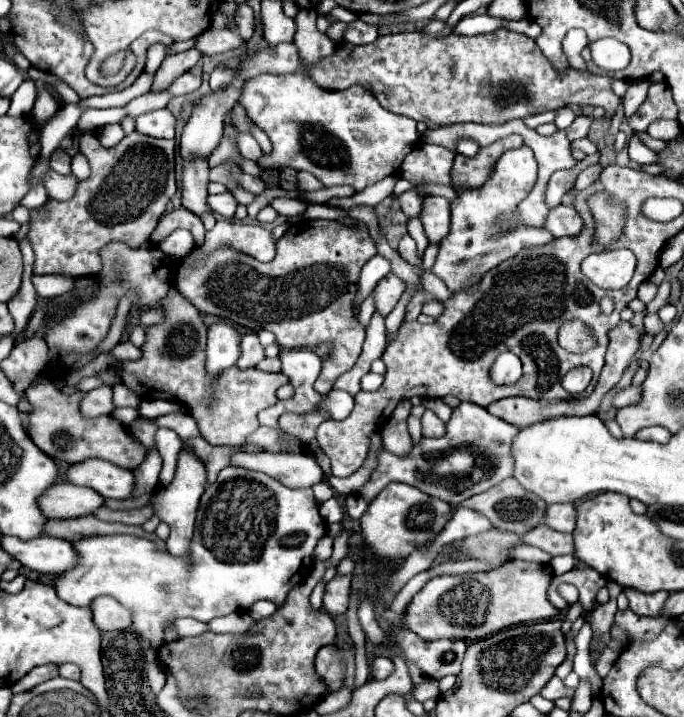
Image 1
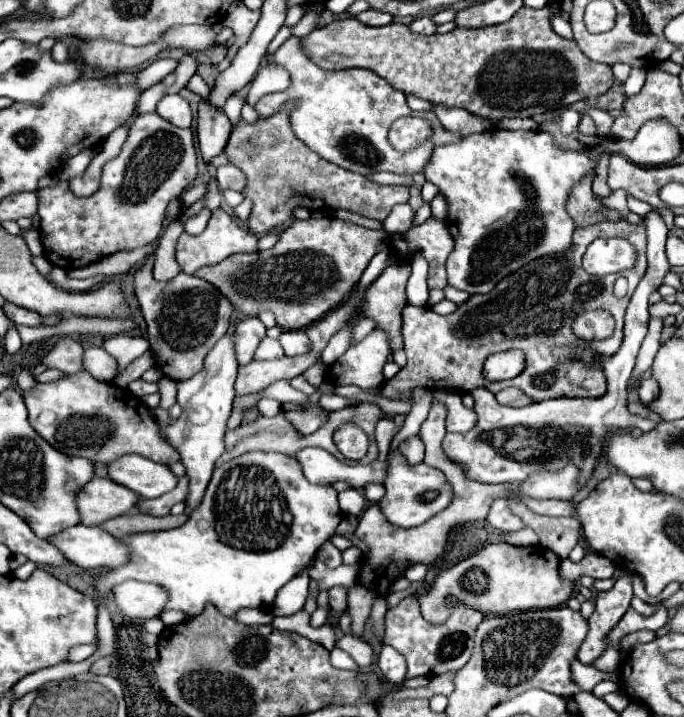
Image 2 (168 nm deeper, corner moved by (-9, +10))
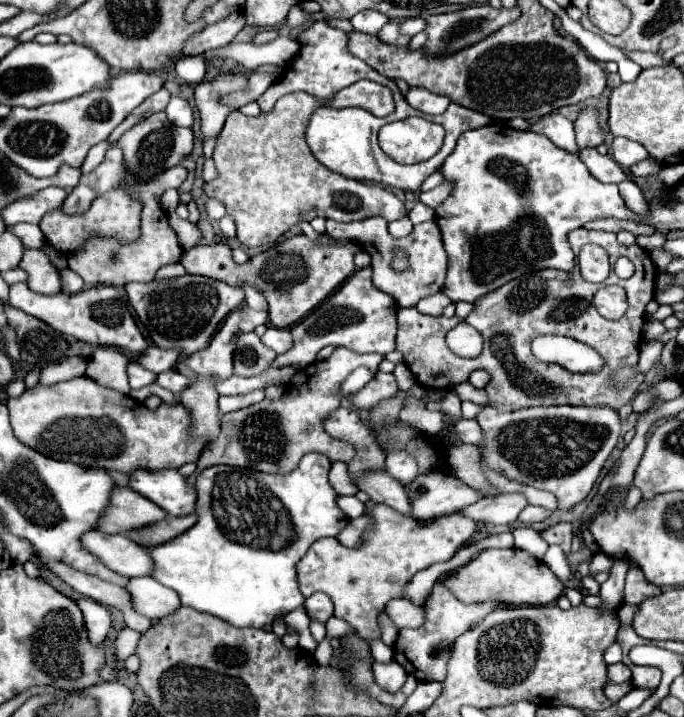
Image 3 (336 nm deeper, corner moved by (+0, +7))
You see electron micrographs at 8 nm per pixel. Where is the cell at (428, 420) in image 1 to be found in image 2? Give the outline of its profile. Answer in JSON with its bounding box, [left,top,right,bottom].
[435,391,477,433]

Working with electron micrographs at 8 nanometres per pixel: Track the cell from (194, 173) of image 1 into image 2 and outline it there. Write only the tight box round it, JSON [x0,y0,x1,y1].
[197,101,231,161]

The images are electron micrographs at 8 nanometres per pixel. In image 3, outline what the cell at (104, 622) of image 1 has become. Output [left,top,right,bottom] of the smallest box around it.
[126,576,180,618]

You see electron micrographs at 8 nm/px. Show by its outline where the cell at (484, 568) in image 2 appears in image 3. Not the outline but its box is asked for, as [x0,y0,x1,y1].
[442,548,564,606]

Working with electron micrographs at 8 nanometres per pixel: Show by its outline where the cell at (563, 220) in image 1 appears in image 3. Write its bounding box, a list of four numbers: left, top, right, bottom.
[636,231,666,251]

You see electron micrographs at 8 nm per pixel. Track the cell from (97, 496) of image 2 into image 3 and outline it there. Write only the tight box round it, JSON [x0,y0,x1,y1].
[96,486,166,534]

